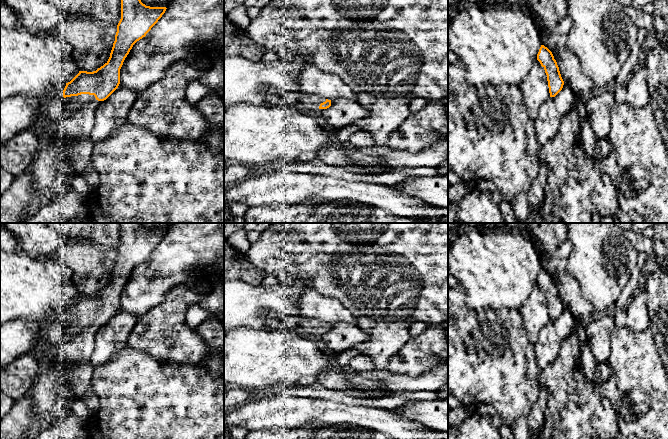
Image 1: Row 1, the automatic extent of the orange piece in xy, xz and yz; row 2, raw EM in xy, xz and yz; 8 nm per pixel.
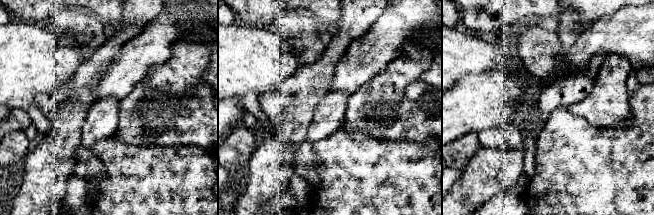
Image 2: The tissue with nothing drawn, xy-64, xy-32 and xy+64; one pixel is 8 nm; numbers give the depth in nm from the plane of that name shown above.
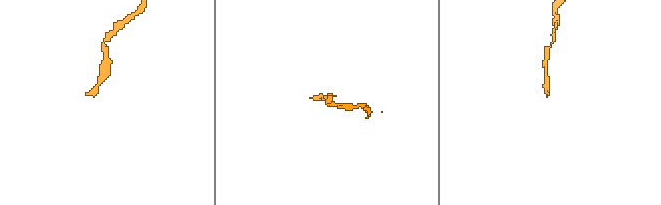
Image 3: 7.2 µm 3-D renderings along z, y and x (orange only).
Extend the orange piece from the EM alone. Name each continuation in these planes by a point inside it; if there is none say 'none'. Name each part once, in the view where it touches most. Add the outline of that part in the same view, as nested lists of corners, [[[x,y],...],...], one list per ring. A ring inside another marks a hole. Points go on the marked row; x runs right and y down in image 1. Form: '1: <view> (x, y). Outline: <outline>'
1: xy (74, 117). Outline: [[[89,94],[63,99],[53,96],[42,101],[42,108],[52,129],[59,130],[69,140],[85,141],[94,127],[99,103],[94,95]]]

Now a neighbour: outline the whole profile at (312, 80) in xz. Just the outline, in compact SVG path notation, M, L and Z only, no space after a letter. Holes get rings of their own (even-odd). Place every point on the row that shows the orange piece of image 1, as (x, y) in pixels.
M308 63L299 75L299 92L324 99L345 98L357 101L357 95L336 75L322 72Z

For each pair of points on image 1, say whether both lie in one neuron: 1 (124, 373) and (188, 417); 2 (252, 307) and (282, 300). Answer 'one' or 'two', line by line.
1: one
2: one

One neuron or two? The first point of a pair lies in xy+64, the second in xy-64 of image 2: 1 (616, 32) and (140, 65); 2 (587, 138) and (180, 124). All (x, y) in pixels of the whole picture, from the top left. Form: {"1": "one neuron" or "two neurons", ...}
{"1": "one neuron", "2": "two neurons"}

